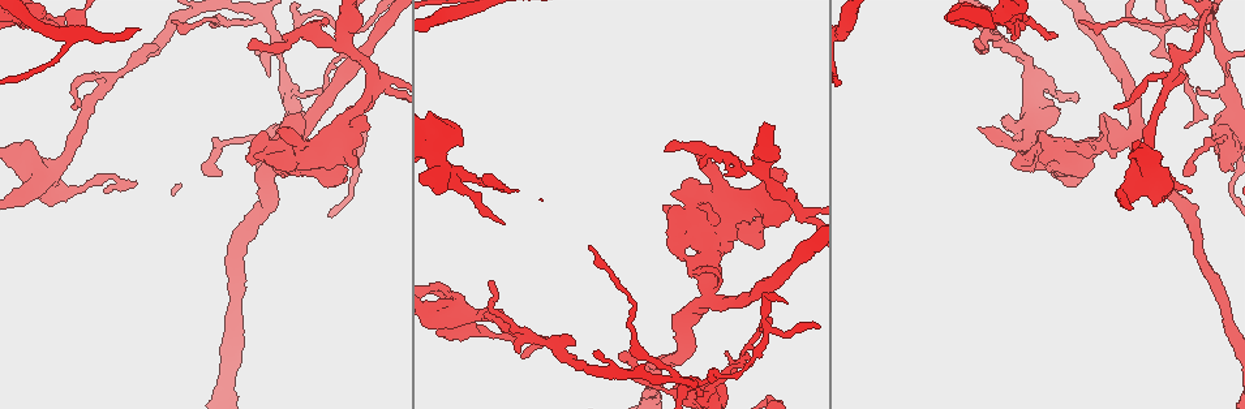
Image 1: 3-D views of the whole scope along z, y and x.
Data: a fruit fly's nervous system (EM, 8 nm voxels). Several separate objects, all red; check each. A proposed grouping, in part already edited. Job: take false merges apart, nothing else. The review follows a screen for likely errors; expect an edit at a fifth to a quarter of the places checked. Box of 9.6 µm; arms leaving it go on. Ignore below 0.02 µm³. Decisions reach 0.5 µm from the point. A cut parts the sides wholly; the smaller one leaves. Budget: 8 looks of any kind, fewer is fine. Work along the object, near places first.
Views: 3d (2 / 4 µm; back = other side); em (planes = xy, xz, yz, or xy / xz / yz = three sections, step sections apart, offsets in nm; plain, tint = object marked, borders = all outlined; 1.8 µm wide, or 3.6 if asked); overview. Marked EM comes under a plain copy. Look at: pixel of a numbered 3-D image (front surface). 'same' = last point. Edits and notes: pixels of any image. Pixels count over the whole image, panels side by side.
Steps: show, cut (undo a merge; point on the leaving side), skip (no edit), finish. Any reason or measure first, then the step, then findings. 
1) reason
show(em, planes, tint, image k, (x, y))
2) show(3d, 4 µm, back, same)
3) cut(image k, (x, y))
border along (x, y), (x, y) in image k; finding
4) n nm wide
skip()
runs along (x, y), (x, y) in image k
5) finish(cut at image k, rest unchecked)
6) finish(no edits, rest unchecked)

sudden change in width
show(em, planes, borders, image 1, (1228, 78))

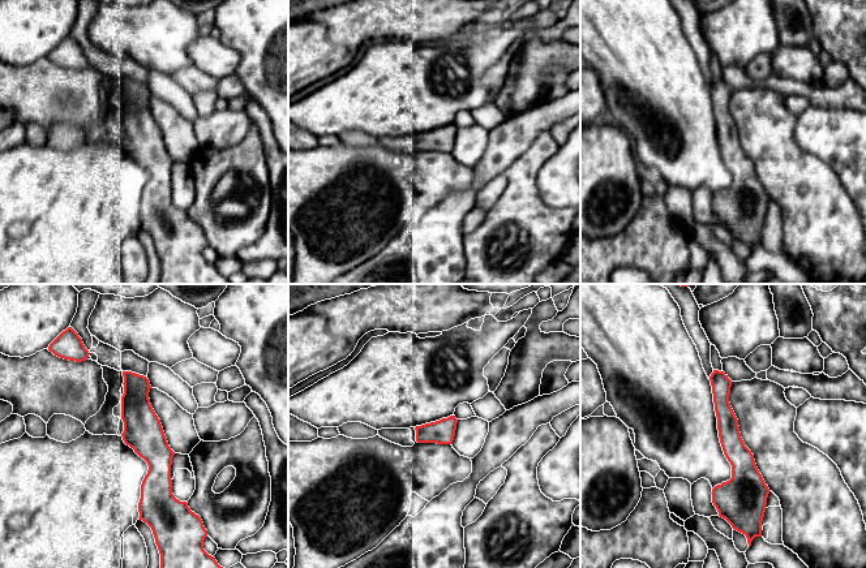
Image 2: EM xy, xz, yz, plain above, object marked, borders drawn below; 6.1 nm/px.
skip()
runs along (127, 374), (155, 451), (149, 508) in image 2; all the same neuron

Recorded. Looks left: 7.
closes a loop
show(3d, 4 µm, image 1, (1164, 29))

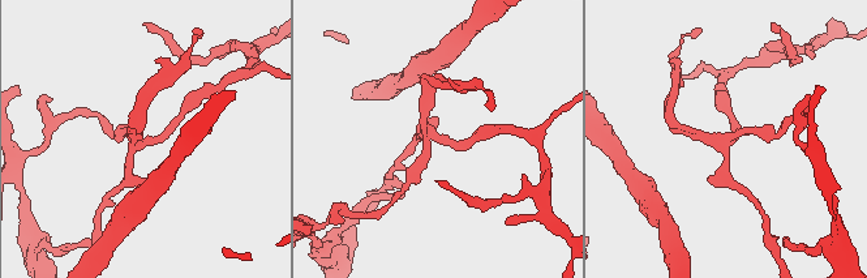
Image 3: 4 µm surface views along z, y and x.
3 arms
show(em, planes, tint, image 3, (135, 135))

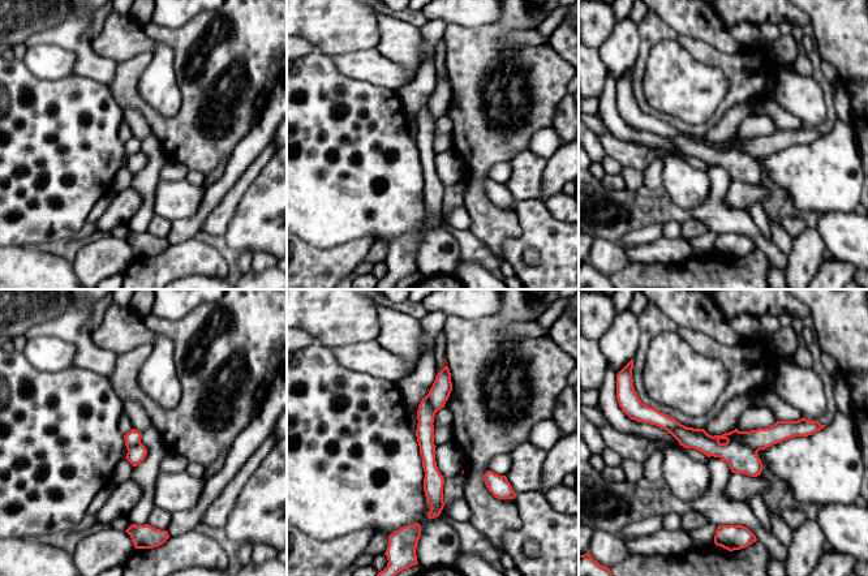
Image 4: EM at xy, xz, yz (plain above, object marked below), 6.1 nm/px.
skip()
runs along (649, 416), (705, 443), (803, 429) in image 4; one neuron here

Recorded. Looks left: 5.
arms part here
show(em, xy, step 16, tint, image 1, (1127, 142))

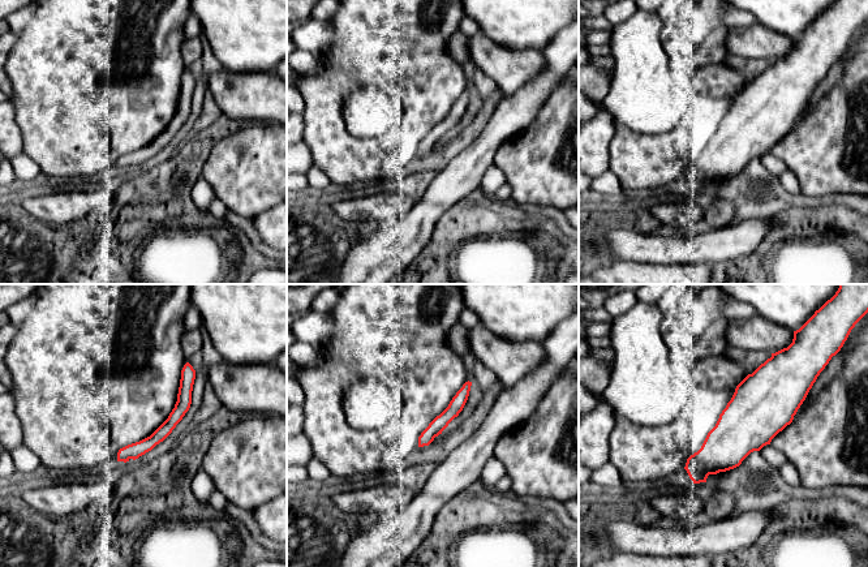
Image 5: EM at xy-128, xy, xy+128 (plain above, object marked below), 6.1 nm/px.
show(em, planes, tint, same)

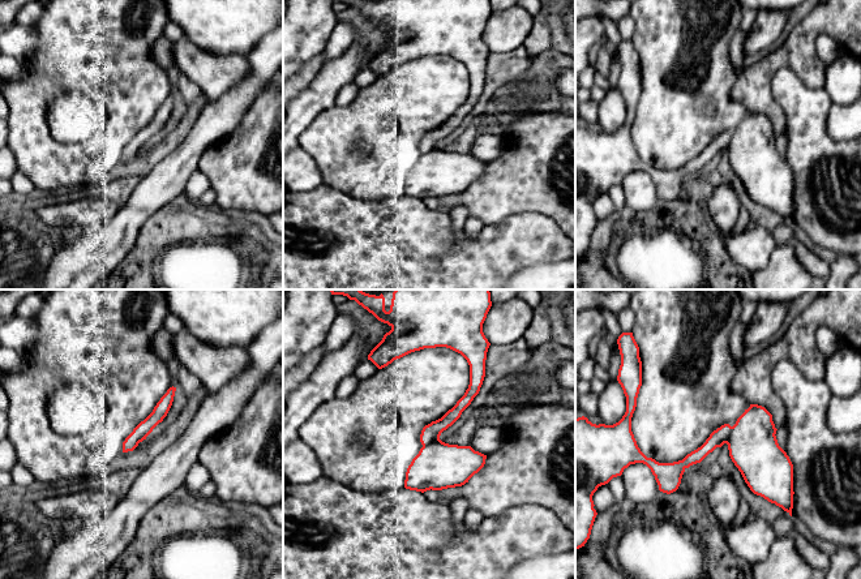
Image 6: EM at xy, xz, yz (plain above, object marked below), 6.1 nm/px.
cut(image 6, (438, 466))
border along (438, 438), (423, 445) in image 6; a second neuron is stuck on

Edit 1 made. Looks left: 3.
finish(cut at image 6, rest unchecked)

